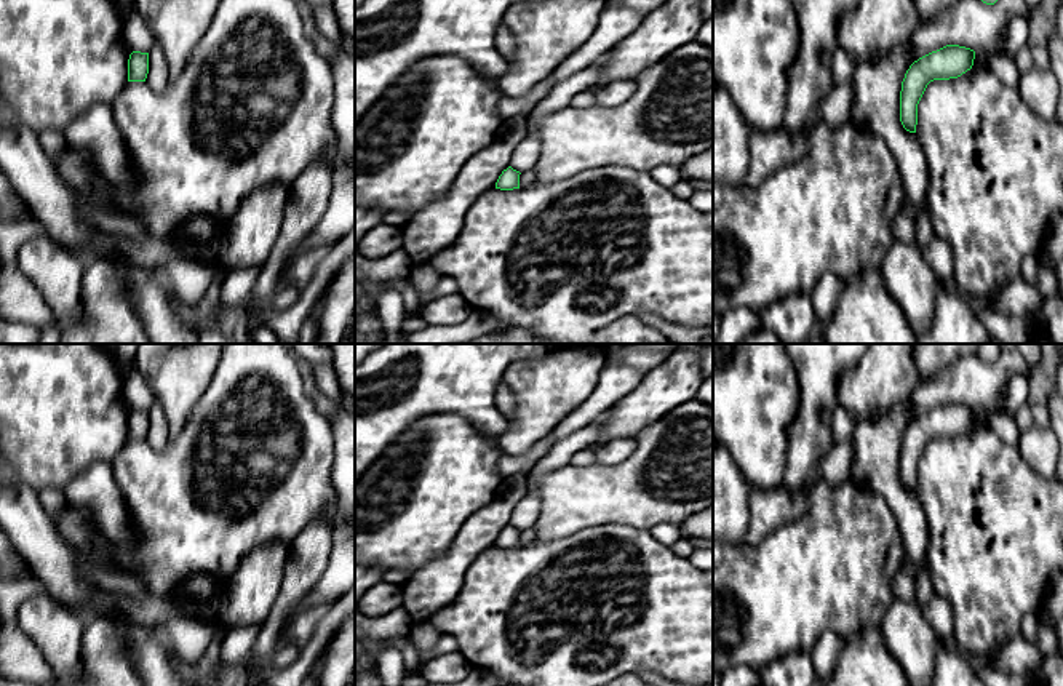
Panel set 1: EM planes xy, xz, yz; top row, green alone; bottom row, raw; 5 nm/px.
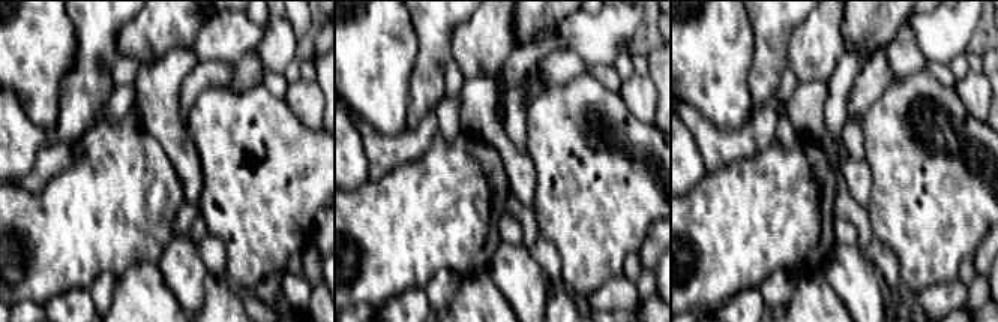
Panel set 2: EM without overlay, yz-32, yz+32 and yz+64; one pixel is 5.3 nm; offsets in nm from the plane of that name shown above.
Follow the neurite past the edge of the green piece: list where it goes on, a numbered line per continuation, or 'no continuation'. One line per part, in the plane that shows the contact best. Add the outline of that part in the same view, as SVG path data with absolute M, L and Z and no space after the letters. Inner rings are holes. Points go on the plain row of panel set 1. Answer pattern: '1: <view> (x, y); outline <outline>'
no continuation

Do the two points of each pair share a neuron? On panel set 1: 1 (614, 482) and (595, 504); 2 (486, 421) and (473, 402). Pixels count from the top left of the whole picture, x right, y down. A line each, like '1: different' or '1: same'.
1: same
2: same

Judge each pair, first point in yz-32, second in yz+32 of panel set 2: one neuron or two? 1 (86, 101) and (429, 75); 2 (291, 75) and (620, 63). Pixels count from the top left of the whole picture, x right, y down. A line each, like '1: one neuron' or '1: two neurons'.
1: one neuron
2: one neuron

